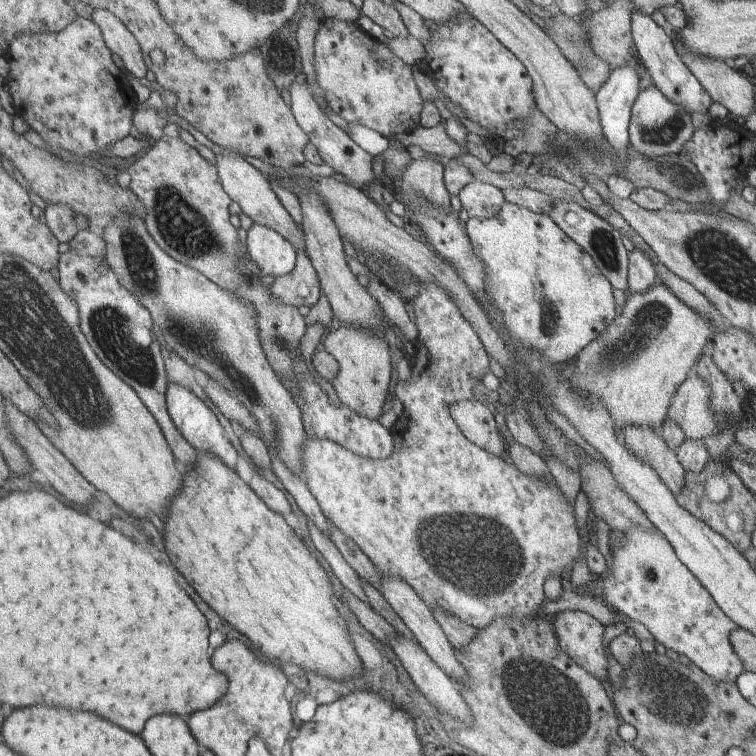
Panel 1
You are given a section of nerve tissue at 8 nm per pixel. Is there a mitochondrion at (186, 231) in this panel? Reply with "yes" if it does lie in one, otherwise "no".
yes

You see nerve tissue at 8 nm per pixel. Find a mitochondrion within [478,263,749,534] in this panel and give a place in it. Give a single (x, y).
(650, 321)

